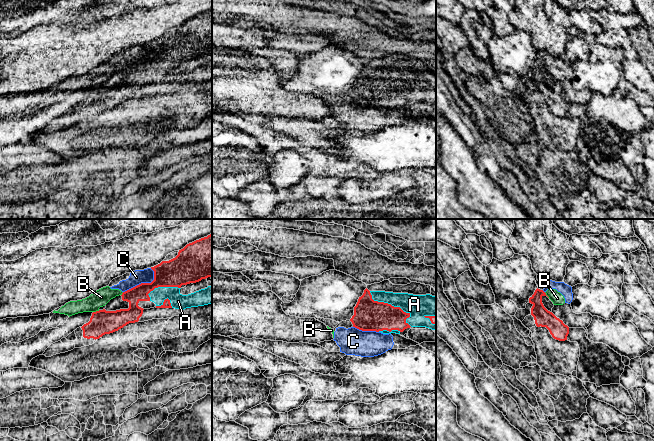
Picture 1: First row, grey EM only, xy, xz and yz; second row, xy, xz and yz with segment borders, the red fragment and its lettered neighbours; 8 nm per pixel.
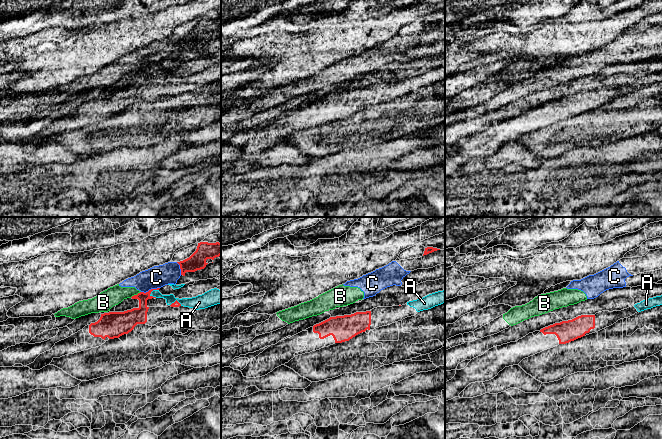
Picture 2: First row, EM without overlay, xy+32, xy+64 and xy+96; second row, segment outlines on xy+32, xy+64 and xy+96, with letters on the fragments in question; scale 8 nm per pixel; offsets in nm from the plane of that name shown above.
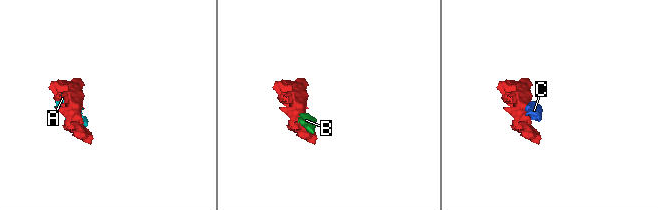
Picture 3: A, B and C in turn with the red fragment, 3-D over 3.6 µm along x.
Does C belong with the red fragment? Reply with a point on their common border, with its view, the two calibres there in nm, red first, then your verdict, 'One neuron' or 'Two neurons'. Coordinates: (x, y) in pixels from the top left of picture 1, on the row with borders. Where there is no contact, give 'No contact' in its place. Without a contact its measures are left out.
Touches red at xy (142, 283). Thickness 220 nm (red) against 120 nm. Two neurons

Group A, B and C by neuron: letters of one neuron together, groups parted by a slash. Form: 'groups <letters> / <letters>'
groups A / B C

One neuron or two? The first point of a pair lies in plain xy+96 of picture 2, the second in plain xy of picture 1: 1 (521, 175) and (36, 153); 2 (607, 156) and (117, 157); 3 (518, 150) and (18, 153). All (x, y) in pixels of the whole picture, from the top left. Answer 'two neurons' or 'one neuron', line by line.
1: two neurons
2: one neuron
3: one neuron

